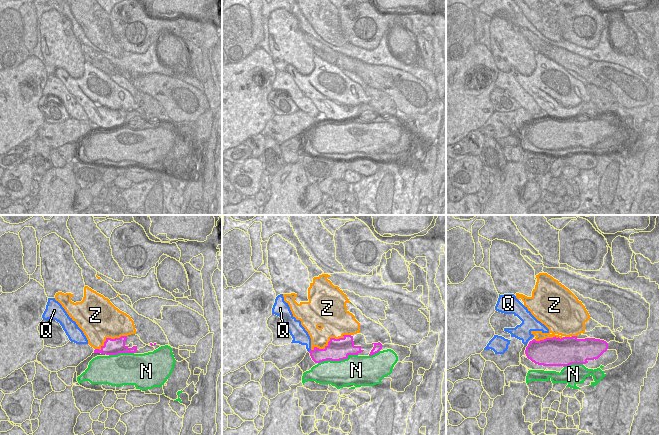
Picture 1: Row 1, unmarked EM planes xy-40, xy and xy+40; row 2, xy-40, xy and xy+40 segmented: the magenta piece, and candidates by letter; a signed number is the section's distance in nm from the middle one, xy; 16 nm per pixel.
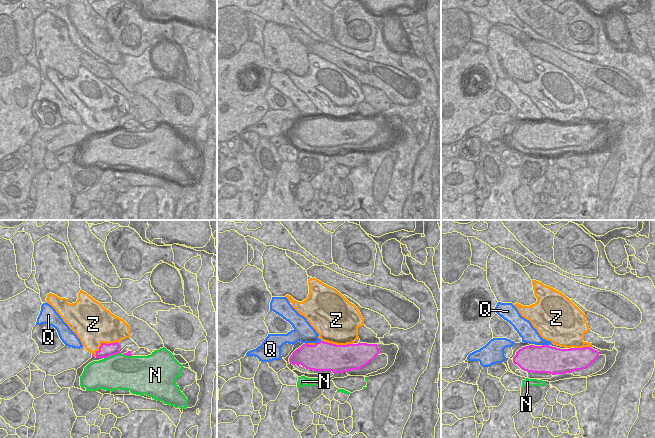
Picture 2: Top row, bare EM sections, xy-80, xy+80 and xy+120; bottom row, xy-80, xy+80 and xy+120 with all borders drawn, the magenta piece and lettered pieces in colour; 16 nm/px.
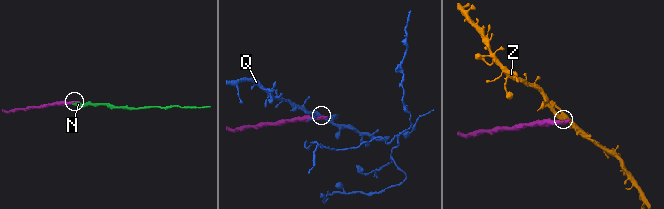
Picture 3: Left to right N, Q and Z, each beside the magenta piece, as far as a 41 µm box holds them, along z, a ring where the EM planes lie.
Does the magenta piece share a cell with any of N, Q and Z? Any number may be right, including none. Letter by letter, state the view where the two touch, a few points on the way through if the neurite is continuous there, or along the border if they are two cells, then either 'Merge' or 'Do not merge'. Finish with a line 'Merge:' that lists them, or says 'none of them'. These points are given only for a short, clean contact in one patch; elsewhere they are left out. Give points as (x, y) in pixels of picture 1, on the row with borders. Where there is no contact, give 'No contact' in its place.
N: Touches magenta in xy. Merge
Q: No contact. Do not merge
Z: Touches magenta in xy. Do not merge
Merge: N.

